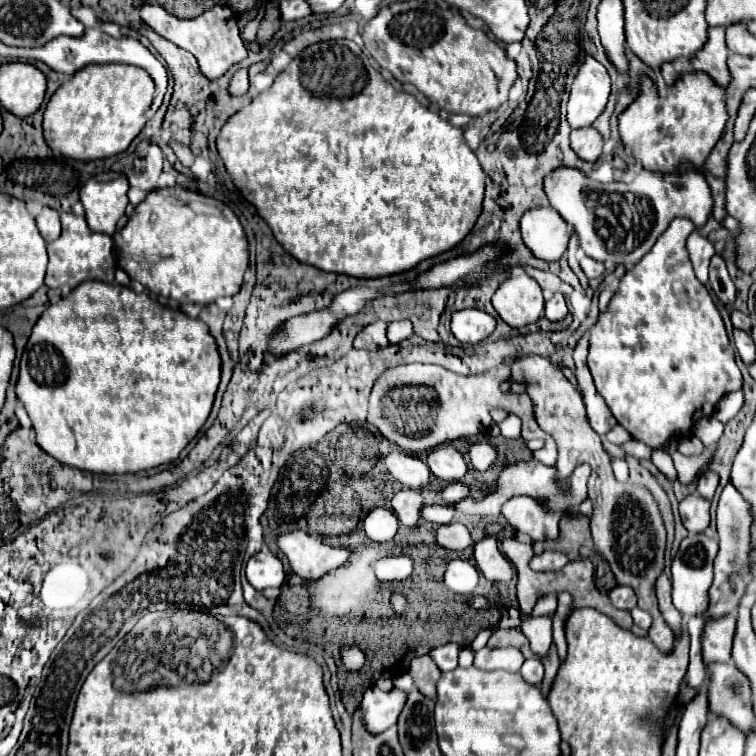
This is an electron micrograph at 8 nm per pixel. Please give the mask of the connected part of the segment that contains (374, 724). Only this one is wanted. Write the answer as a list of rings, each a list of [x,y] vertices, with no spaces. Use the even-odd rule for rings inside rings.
[[[376,686],[368,688],[360,704],[366,732],[372,732],[376,736],[388,730],[390,726],[394,726],[398,714],[404,708],[404,702],[406,702],[406,694],[398,688],[392,688],[390,692],[382,692]]]

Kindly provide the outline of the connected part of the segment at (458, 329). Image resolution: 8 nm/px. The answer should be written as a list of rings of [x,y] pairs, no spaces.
[[[476,308],[452,312],[452,334],[464,344],[476,344],[486,340],[496,326],[496,320]]]

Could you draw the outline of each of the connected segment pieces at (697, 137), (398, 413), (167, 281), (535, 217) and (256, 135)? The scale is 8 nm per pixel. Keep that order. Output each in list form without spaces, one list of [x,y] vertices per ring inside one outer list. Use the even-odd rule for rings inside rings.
[[[686,74],[672,88],[666,98],[660,98],[648,78],[642,80],[640,96],[618,118],[618,130],[624,144],[644,164],[646,170],[676,172],[680,160],[688,158],[694,168],[700,168],[718,142],[728,120],[724,108],[724,88],[716,86],[706,74]]]
[[[434,364],[396,366],[384,372],[374,384],[372,396],[370,396],[370,408],[368,408],[368,422],[376,426],[388,442],[400,446],[404,452],[422,454],[440,444],[446,444],[464,436],[488,432],[488,428],[492,426],[492,418],[488,414],[490,408],[504,406],[504,410],[508,410],[510,414],[516,414],[522,420],[524,440],[542,438],[546,442],[540,462],[546,466],[554,466],[558,450],[552,436],[548,436],[536,424],[532,416],[532,402],[526,394],[512,396],[500,390],[500,384],[506,380],[510,380],[508,366],[498,366],[478,376],[460,376]]]
[[[156,188],[156,190],[152,190],[152,192],[146,196],[144,202],[140,202],[140,204],[136,206],[134,214],[128,218],[128,224],[126,224],[122,230],[118,230],[118,232],[114,234],[114,254],[116,254],[118,266],[120,266],[132,280],[138,280],[138,282],[140,282],[142,286],[146,286],[150,292],[160,294],[160,296],[166,296],[166,298],[172,298],[172,300],[176,300],[176,302],[180,302],[180,304],[184,304],[184,302],[210,304],[210,302],[214,302],[214,300],[220,298],[220,296],[234,296],[234,294],[238,294],[238,290],[240,290],[240,286],[242,286],[242,276],[244,276],[244,272],[246,272],[246,268],[248,268],[248,240],[246,240],[246,234],[244,234],[244,228],[242,228],[238,216],[232,212],[232,208],[228,208],[228,206],[226,206],[224,202],[220,202],[220,200],[214,200],[214,198],[208,198],[208,196],[202,196],[202,194],[200,194],[200,198],[198,198],[196,202],[194,202],[194,196],[192,196],[192,200],[182,200],[182,196],[180,196],[178,192],[174,192],[174,188]]]
[[[554,208],[528,210],[520,220],[522,240],[538,260],[558,262],[568,248],[568,224]]]
[[[352,40],[318,42],[302,50],[290,62],[290,66],[276,76],[272,88],[256,96],[248,106],[244,106],[224,124],[216,144],[228,174],[234,178],[236,188],[252,206],[256,206],[258,214],[272,228],[274,238],[282,244],[282,248],[302,264],[316,266],[324,272],[346,274],[354,278],[384,278],[408,272],[416,268],[420,262],[440,256],[442,252],[448,252],[454,246],[458,246],[474,228],[482,212],[484,186],[486,186],[484,172],[476,154],[464,144],[462,130],[452,126],[448,120],[442,120],[438,114],[430,112],[416,100],[416,96],[408,92],[398,92],[380,74],[380,70],[376,68],[376,60],[372,60],[372,54],[356,46]]]

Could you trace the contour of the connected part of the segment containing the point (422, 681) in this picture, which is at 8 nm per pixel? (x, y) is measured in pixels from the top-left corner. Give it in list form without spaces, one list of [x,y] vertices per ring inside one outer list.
[[[428,654],[413,658],[410,663],[410,676],[414,678],[416,688],[424,696],[436,696],[436,682],[440,678],[440,670]]]

